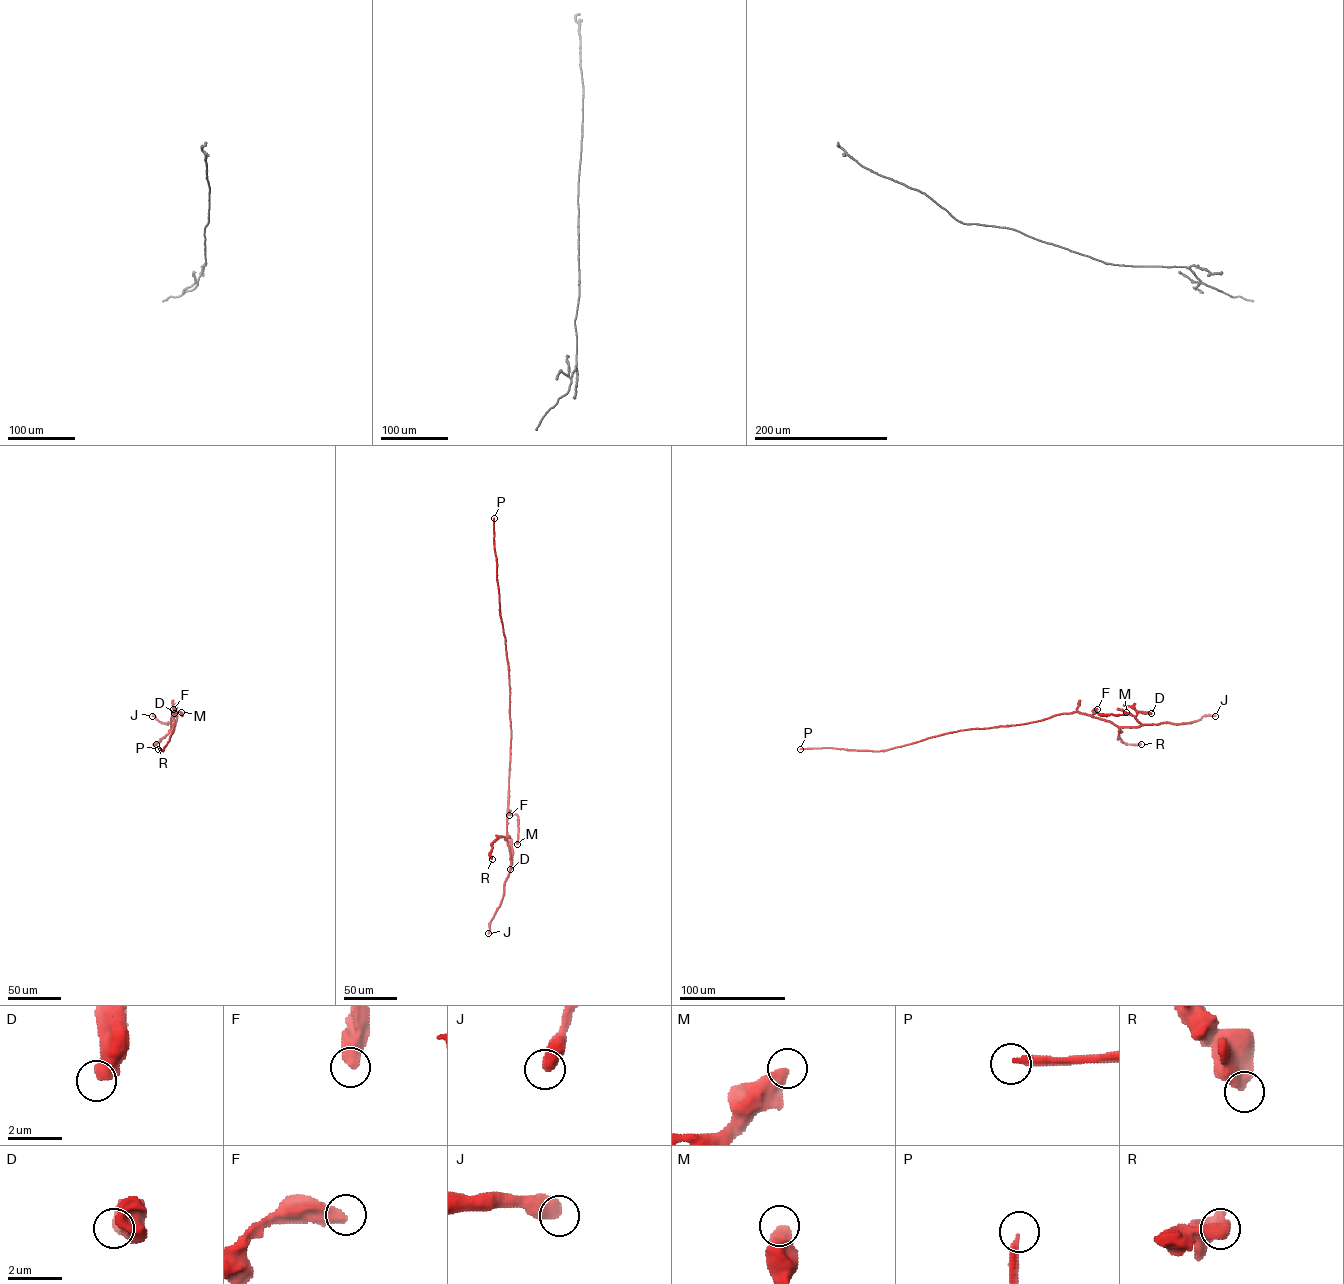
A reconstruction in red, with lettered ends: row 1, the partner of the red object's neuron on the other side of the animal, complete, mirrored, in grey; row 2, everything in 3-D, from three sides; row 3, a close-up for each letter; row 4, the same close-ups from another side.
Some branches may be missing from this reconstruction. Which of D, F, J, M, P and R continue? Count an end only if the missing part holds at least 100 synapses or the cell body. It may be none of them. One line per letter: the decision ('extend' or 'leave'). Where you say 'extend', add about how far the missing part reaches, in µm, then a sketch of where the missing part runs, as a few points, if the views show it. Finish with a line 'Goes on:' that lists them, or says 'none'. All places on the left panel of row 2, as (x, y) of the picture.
D: leave
F: leave
J: leave
M: leave
P: extend; about 500 µm are missing; missing branch runs (158, 749), (164, 742), (171, 711), (168, 689), (163, 685), (157, 578), (161, 581), (161, 597)
R: leave
Goes on: P

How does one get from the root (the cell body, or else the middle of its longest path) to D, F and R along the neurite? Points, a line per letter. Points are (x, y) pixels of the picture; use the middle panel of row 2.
D: (511, 731), (507, 824), (511, 859), (513, 853), (510, 869)
F: (511, 731), (509, 815)
R: (511, 731), (507, 837), (499, 837), (493, 842), (492, 859)

